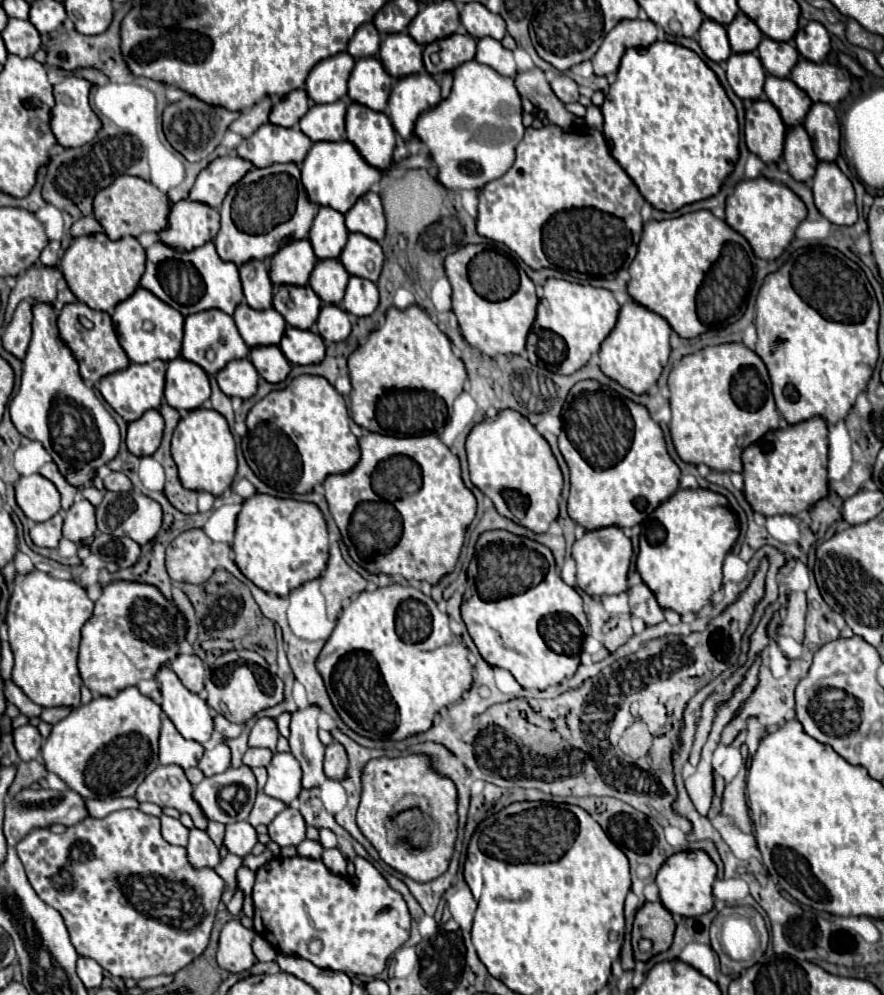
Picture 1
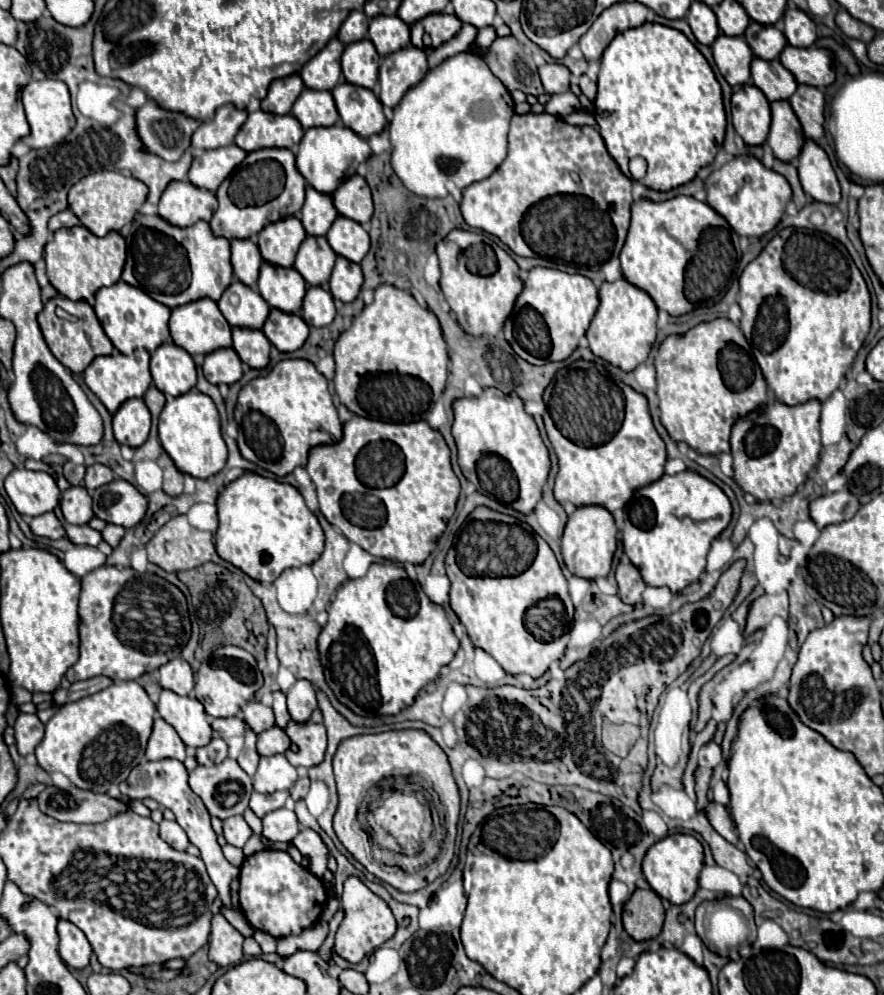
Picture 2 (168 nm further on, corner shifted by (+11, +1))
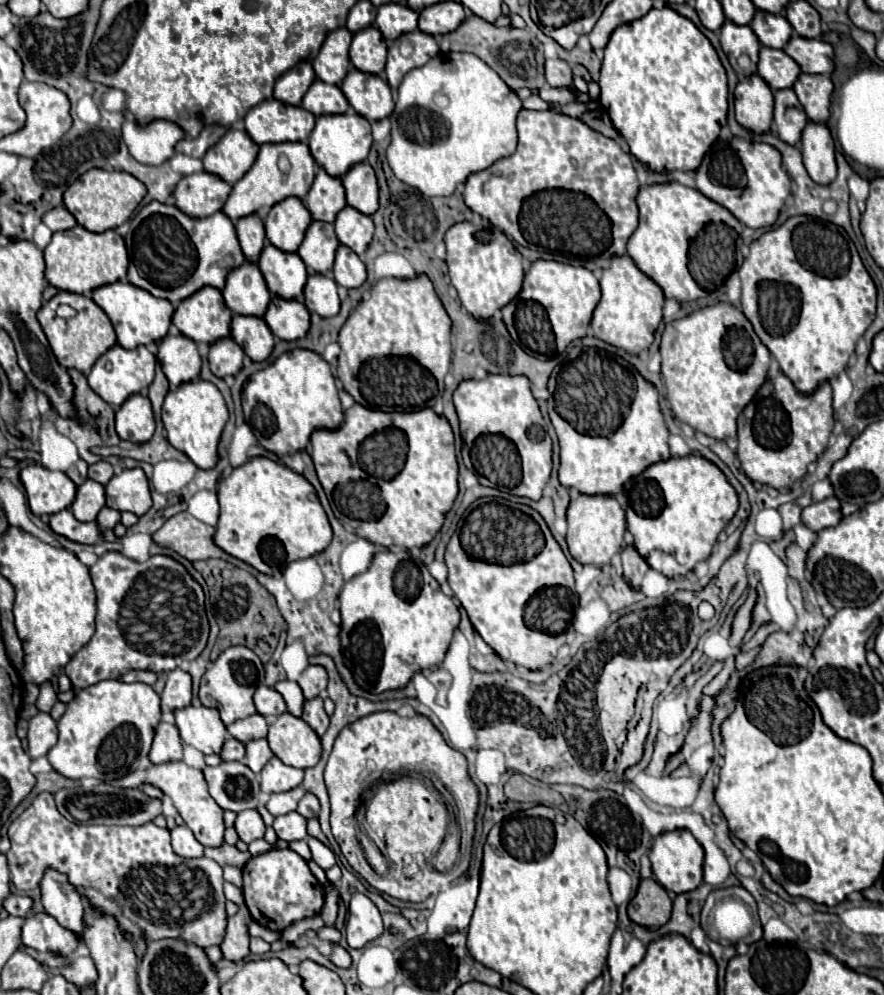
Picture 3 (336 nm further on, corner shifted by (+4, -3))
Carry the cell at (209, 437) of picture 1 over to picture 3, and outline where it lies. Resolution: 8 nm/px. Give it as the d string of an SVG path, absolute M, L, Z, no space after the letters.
M197 377L193 381L181 383L177 389L171 389L165 395L163 401L163 411L161 411L161 419L167 431L167 439L169 443L183 451L199 469L211 469L217 463L217 443L221 437L221 431L227 423L227 405L223 395L219 393L219 389Z

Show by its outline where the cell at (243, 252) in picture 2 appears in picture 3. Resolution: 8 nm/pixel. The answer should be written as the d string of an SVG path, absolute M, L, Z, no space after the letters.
M259 213L237 219L235 229L247 261L257 261L261 249L265 247L265 231L263 231L263 221Z

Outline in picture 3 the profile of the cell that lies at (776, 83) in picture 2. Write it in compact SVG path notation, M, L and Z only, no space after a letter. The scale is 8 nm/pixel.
M761 47L757 73L769 83L769 87L773 91L777 91L777 89L793 87L793 83L799 77L801 69L783 49Z

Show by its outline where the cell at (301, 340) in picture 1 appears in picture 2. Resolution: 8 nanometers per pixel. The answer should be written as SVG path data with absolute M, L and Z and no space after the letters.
M272 309L262 333L268 337L268 341L282 353L298 351L304 341L308 339L308 325L300 315L290 315L278 309Z

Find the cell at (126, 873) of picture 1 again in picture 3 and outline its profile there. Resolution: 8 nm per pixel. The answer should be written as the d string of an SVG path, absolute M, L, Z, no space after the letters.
M41 793L29 809L25 809L9 827L9 839L11 839L11 849L7 853L7 863L9 863L9 871L13 873L13 883L17 889L33 889L33 887L39 887L39 879L43 877L43 871L47 867L55 867L63 873L69 875L69 881L79 889L79 893L83 897L87 897L91 901L91 905L97 905L101 907L103 911L111 913L117 917L119 921L119 927L121 931L125 933L131 933L133 939L137 941L137 933L139 937L145 937L147 941L151 939L161 939L161 937L183 937L185 941L191 941L199 947L211 947L211 945L219 945L223 941L223 935L225 935L225 929L227 929L227 915L225 915L225 895L223 895L223 869L219 863L215 863L213 859L207 859L207 857L199 857L199 859L183 859L179 855L173 853L171 849L171 843L169 843L169 829L161 829L157 827L155 823L145 823L141 827L105 827L105 825L81 825L81 823L75 823L75 821L69 821L65 819L57 807L55 807L55 801L53 801L53 795L51 793Z

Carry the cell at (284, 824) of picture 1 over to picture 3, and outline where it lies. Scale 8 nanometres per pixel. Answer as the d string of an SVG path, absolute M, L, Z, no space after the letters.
M293 811L293 813L287 813L287 815L275 817L273 829L275 829L279 839L289 841L289 843L297 841L297 839L305 839L307 837L307 819Z

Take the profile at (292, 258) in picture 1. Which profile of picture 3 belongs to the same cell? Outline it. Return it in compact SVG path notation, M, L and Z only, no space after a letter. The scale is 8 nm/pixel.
M283 199L283 203L275 203L265 217L267 239L281 251L293 253L299 249L311 221L303 199Z

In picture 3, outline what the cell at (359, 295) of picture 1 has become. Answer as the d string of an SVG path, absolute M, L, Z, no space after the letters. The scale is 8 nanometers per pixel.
M339 245L337 247L337 255L335 255L335 265L333 265L333 279L347 287L361 287L367 279L367 271L363 261L359 259L359 255L355 255L349 247Z

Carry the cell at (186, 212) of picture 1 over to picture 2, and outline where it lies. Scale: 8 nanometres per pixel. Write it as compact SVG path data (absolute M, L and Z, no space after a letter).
M172 181L162 193L158 215L174 227L190 227L196 221L210 221L218 201L210 191L198 189L188 181Z

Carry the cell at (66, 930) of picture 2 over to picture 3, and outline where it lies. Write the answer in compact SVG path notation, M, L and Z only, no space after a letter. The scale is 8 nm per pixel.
M47 869L41 879L41 903L63 927L83 935L83 897L69 883L67 875L55 869Z

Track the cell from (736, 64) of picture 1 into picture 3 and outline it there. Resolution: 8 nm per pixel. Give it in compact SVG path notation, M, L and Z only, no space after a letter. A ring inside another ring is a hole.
M725 21L719 33L719 41L737 75L751 75L757 69L757 53L761 49L761 43L749 25L735 25L731 21ZM743 53L751 57L751 65L747 69L741 69L737 65L737 59Z

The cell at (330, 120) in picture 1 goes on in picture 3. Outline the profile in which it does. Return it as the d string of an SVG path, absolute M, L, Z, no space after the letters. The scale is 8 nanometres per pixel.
M315 79L305 93L301 105L311 111L313 115L329 115L329 113L349 113L351 105L347 103L347 97L343 95L339 85L323 83Z

